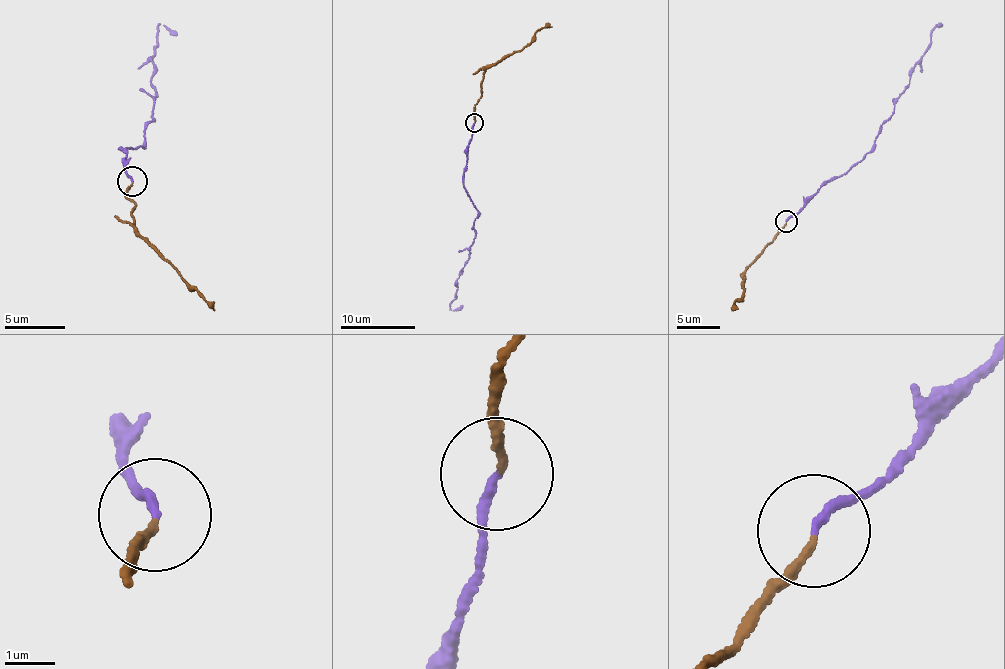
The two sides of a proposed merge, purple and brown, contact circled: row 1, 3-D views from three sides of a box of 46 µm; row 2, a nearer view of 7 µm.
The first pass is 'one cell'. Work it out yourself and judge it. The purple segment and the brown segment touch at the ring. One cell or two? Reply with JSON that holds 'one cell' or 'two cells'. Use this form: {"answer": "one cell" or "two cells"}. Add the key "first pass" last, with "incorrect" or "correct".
{"answer": "two cells", "first pass": "incorrect"}

